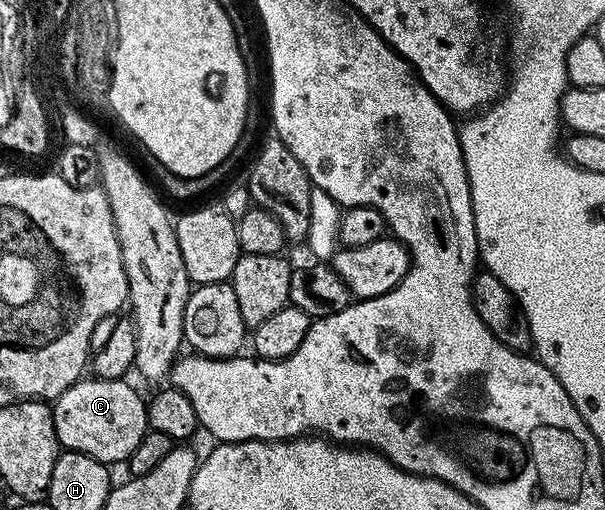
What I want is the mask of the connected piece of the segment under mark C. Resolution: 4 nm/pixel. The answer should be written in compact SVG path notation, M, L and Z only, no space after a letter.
M82 379L67 387L67 391L63 391L63 395L59 395L51 405L58 446L65 451L86 453L88 457L94 457L96 461L102 461L110 467L116 466L116 461L128 462L131 451L139 447L139 439L143 439L143 435L149 429L149 420L145 410L146 398L144 396L141 398L127 382L125 379L119 381Z

